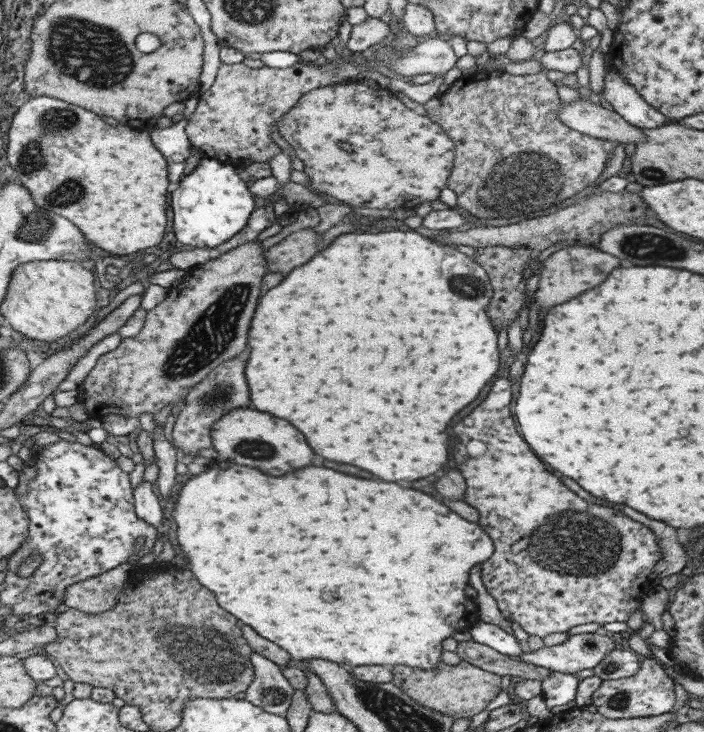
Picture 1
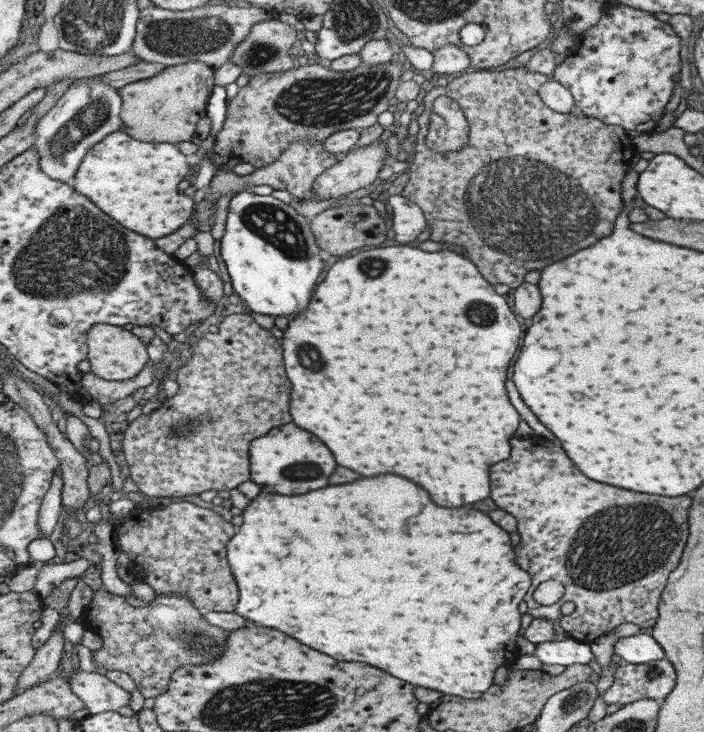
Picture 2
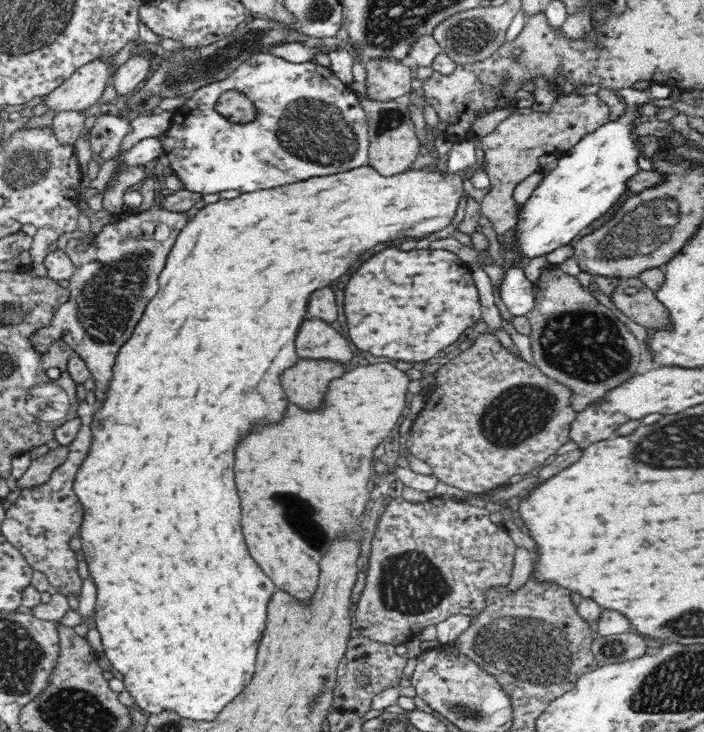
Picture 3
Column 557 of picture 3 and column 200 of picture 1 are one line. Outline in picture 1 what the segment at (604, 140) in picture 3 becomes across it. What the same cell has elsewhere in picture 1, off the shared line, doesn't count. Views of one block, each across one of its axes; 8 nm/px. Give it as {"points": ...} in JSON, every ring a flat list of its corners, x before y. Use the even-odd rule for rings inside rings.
{"points":[[204,156,184,178,171,194,171,232,179,245,212,251,238,234,254,210,254,198,248,190,249,181,237,174,232,164]]}

